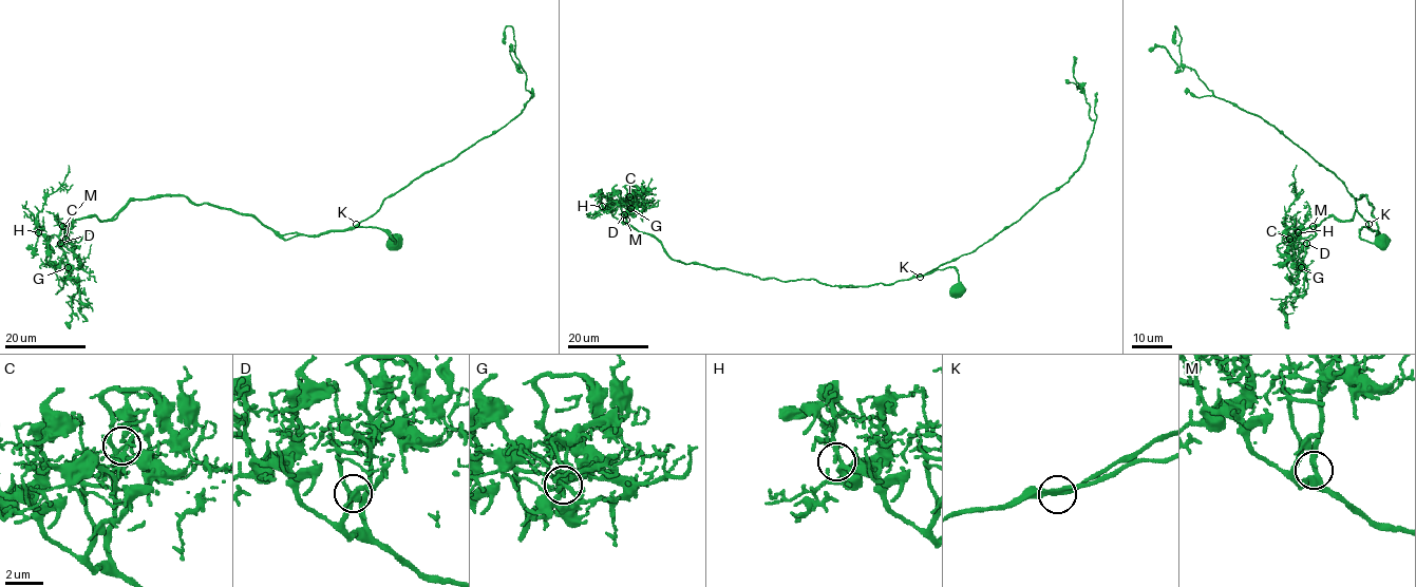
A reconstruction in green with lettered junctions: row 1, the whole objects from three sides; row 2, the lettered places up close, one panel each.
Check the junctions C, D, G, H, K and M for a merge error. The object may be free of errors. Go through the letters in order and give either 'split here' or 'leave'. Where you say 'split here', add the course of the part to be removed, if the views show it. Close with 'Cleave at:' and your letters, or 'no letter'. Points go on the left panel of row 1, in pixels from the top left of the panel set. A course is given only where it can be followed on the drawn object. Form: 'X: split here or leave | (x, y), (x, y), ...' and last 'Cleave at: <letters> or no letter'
C: leave
D: leave
G: leave
H: leave
K: leave
M: leave
Cleave at: no letter

